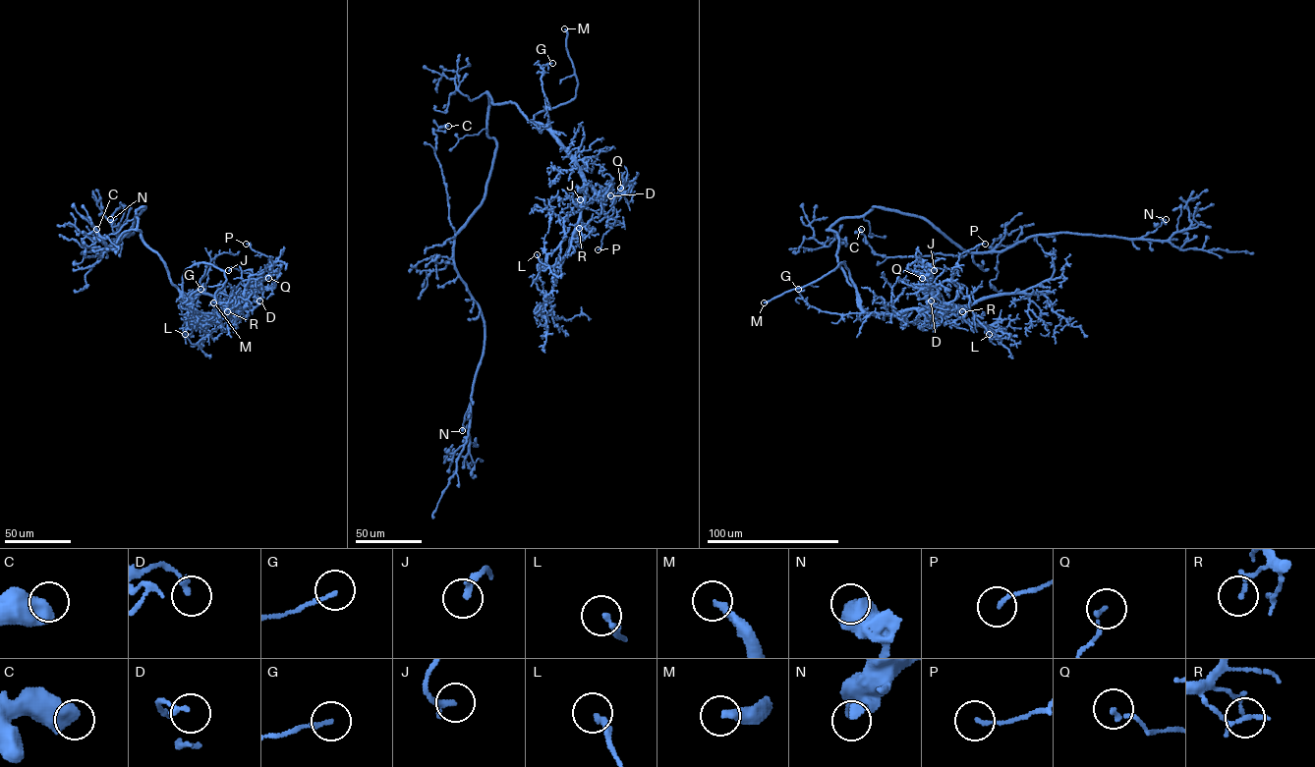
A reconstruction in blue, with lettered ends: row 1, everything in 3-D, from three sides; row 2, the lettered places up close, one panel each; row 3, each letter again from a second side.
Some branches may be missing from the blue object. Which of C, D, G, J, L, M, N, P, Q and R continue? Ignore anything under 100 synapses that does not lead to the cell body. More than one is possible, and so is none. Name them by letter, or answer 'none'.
M

